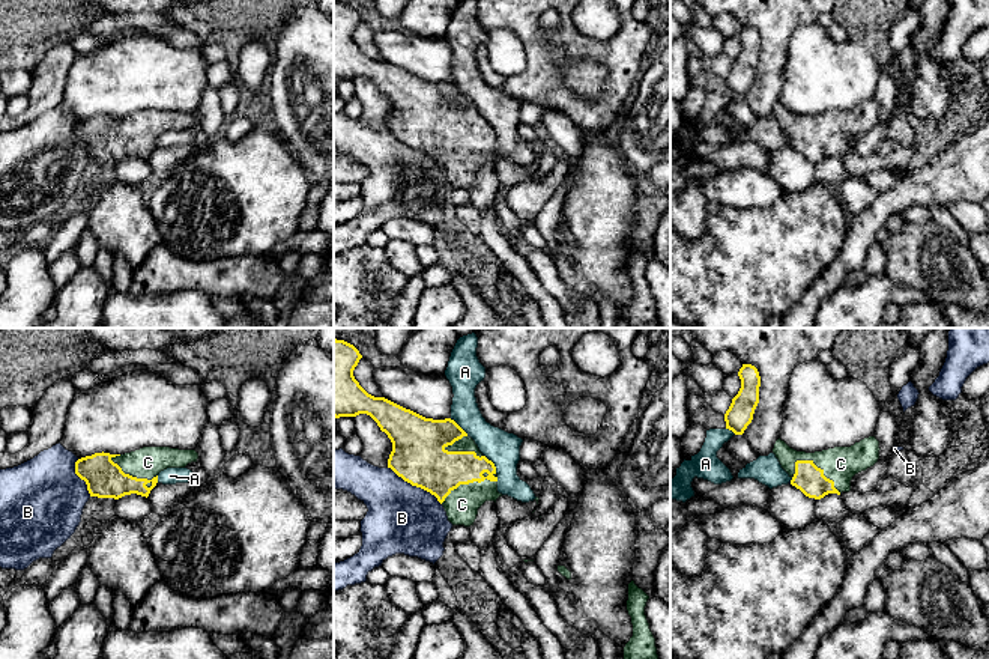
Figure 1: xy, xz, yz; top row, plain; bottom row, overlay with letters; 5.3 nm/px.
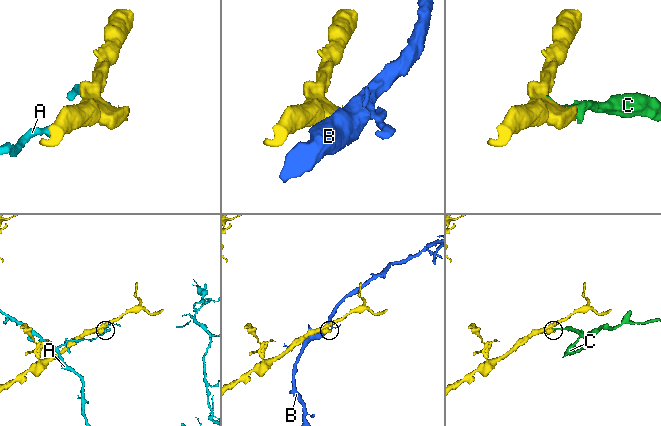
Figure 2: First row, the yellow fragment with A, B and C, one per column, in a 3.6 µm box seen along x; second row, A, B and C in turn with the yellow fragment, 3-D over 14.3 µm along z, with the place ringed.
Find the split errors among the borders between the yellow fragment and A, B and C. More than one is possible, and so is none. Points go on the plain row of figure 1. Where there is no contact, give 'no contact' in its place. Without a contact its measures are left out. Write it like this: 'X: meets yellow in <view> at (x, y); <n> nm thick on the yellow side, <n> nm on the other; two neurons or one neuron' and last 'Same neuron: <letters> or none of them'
A: meets yellow in xz at (493, 127); 200 nm thick on the yellow side, 180 nm on the other; two neurons
B: meets yellow in xz at (415, 148); 300 nm thick on the yellow side, 360 nm on the other; two neurons
C: meets yellow in xy at (131, 139); 200 nm thick on the yellow side, 170 nm on the other; one neuron
Same neuron: C

